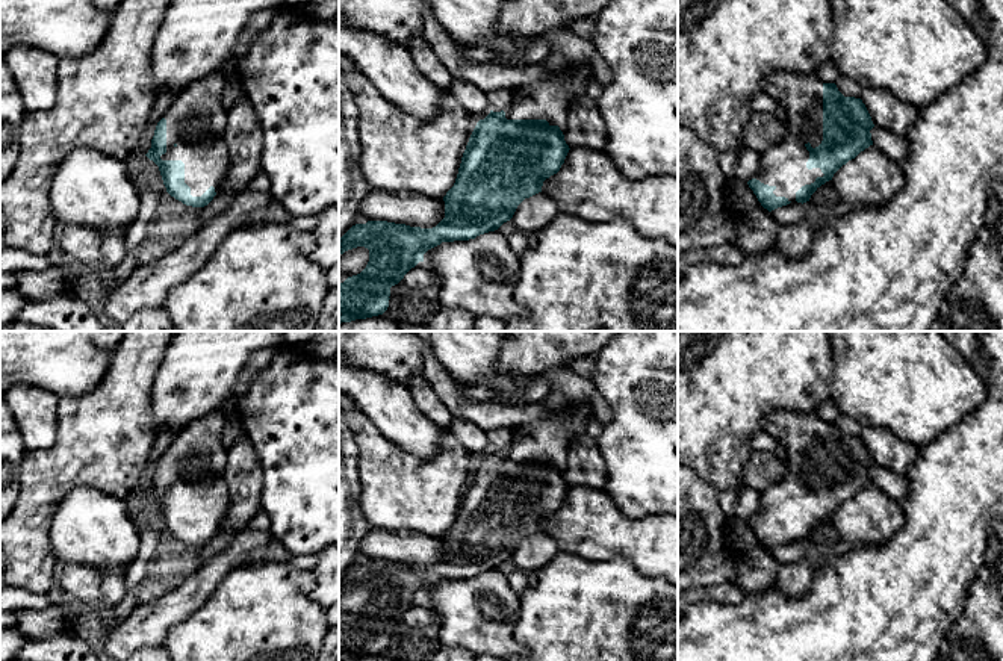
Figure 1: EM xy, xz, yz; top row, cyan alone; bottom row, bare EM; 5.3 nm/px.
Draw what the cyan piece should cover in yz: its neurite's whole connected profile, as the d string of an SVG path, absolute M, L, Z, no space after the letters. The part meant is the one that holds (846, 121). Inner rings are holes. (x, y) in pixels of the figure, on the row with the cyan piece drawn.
M779 71L765 77L765 92L787 109L787 136L778 145L770 147L761 154L759 168L755 177L747 182L761 206L769 212L794 201L802 204L809 201L811 195L821 185L832 180L834 174L843 165L873 145L870 130L874 124L865 104L861 98L844 97L835 83L823 83L812 74Z

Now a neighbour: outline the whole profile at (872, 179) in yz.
M876 145L843 165L832 177L841 201L850 207L880 207L906 185L903 168Z

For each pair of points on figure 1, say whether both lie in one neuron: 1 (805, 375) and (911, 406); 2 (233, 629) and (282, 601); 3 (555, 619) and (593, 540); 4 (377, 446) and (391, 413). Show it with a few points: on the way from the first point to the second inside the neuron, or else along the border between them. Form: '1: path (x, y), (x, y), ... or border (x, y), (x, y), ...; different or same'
1: border (829, 347), (831, 397); different
2: path (245, 629), (253, 629), (270, 613); same
3: border (560, 551), (586, 560), (613, 560); different
4: border (359, 407), (388, 439), (412, 454); different

